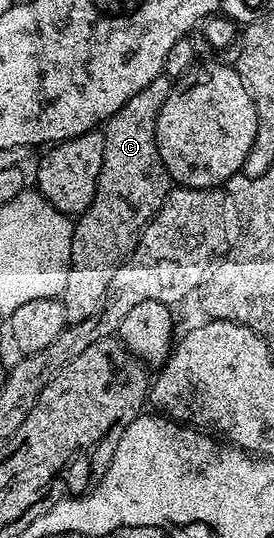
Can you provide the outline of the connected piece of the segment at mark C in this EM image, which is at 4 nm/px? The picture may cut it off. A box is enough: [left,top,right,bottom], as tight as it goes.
[62,74,174,324]

